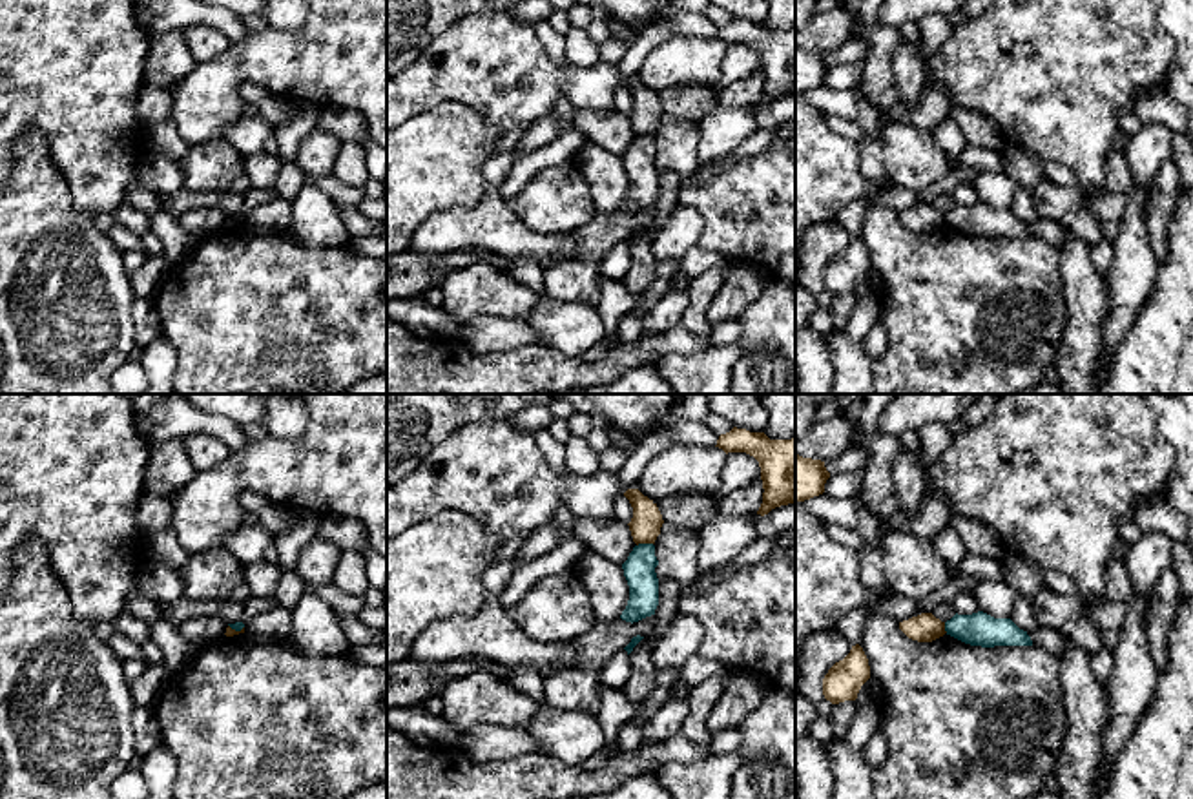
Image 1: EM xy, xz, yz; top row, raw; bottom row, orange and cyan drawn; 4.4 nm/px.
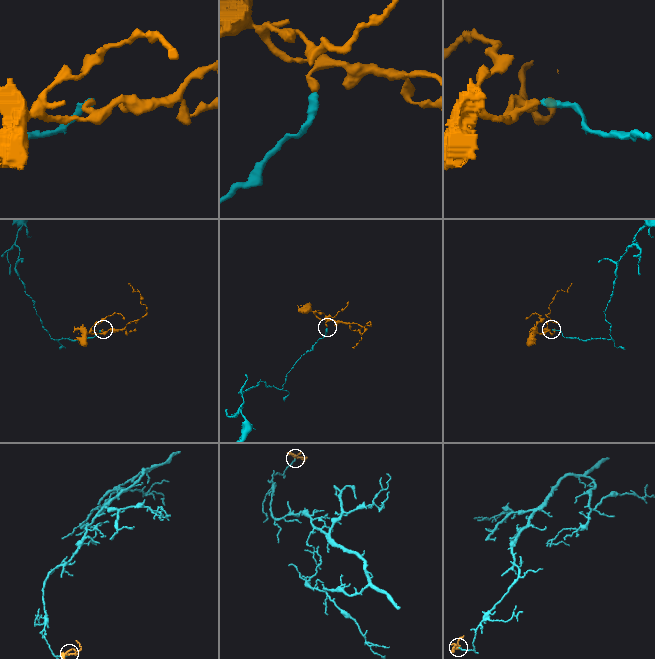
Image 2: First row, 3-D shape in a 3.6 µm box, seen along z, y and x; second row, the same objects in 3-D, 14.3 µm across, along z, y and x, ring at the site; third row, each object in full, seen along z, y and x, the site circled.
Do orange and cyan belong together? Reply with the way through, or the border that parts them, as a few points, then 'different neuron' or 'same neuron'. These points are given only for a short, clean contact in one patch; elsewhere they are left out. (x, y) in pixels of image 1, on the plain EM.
along xz (652, 134), (637, 137) | different neuron

